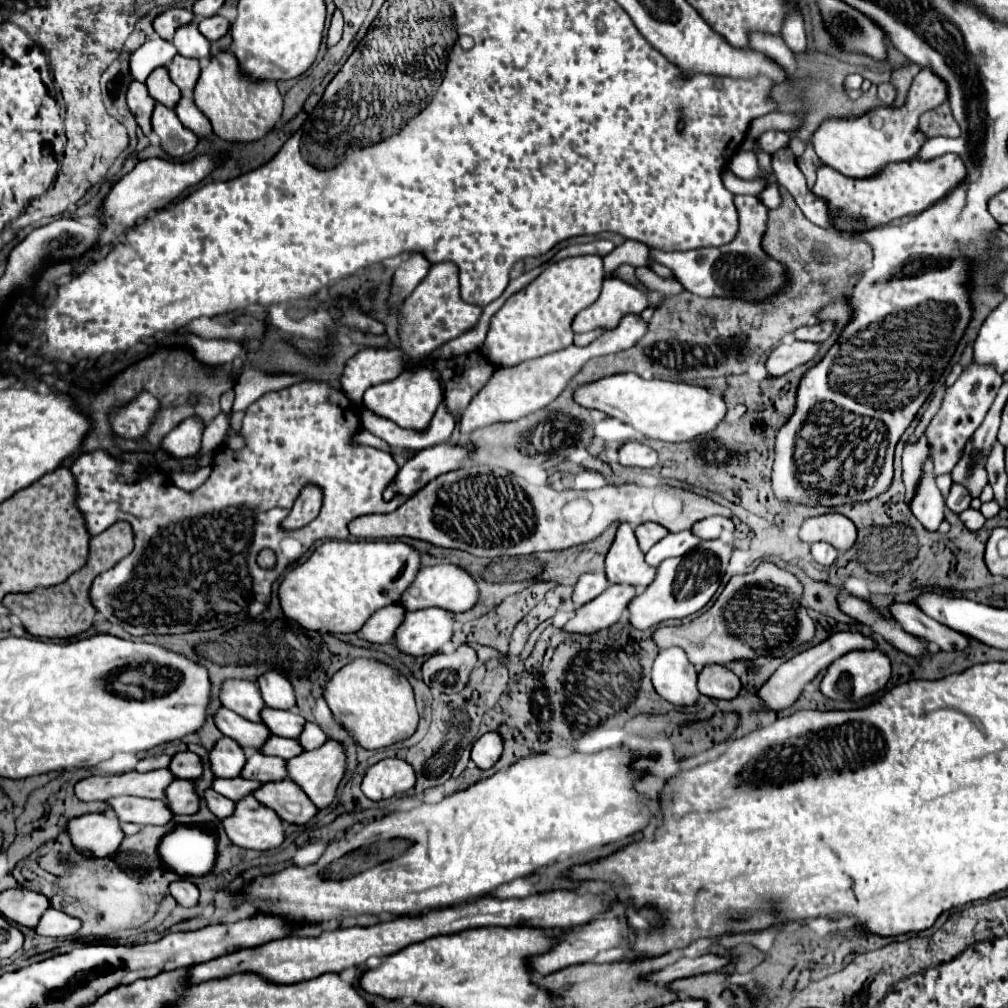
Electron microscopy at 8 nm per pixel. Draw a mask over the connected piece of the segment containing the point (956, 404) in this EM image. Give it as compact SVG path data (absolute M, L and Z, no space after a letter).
M971 363L961 373L957 383L953 387L947 387L943 405L927 427L927 441L933 445L933 463L935 463L937 475L949 473L955 467L955 463L959 461L961 449L965 447L967 439L971 439L975 429L983 423L1001 385L1003 385L1003 377L997 375L993 367L981 367L979 363Z

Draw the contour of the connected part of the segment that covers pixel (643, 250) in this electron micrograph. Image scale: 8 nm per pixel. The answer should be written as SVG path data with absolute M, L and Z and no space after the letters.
M625 241L623 245L615 247L609 255L603 257L603 267L605 267L605 275L611 277L613 271L627 263L627 265L633 265L633 267L641 267L641 265L647 265L647 253L649 249L645 247L645 243L637 243L637 241Z

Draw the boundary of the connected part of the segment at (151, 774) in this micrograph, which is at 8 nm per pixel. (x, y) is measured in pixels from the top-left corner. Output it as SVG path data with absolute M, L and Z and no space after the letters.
M157 769L157 771L147 771L147 773L129 771L129 773L121 773L121 775L95 775L95 777L87 777L87 779L79 781L75 785L75 795L83 801L107 801L107 799L119 797L119 795L165 799L165 787L169 787L169 783L173 783L175 779L177 777L169 769Z

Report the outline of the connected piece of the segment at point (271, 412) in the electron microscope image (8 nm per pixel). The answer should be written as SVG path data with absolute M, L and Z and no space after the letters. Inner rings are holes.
M299 383L281 391L269 391L247 407L239 431L245 447L235 451L223 443L215 451L209 479L193 493L175 487L169 477L159 475L159 471L127 483L117 475L119 459L103 449L79 455L73 461L71 471L77 479L77 507L85 515L89 533L97 535L115 521L129 521L135 531L133 553L121 559L113 569L97 575L91 585L91 601L97 611L131 635L205 631L263 613L271 601L271 587L277 577L289 563L307 553L315 541L347 539L347 523L353 517L391 513L401 505L403 497L393 497L391 501L383 499L385 487L397 477L399 467L395 459L375 447L355 443L359 427L361 417L355 415L355 407L349 399L343 399L339 389L321 383ZM307 483L315 483L323 489L321 513L309 525L287 531L281 523L287 519L293 501ZM285 537L289 537L289 559L279 545ZM265 547L271 547L277 553L277 567L269 571L257 565L257 553Z

